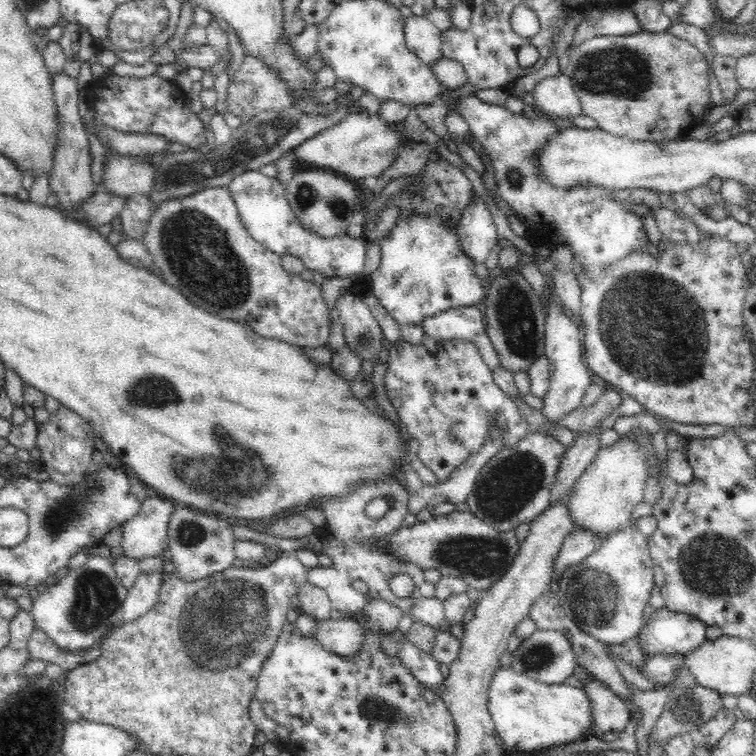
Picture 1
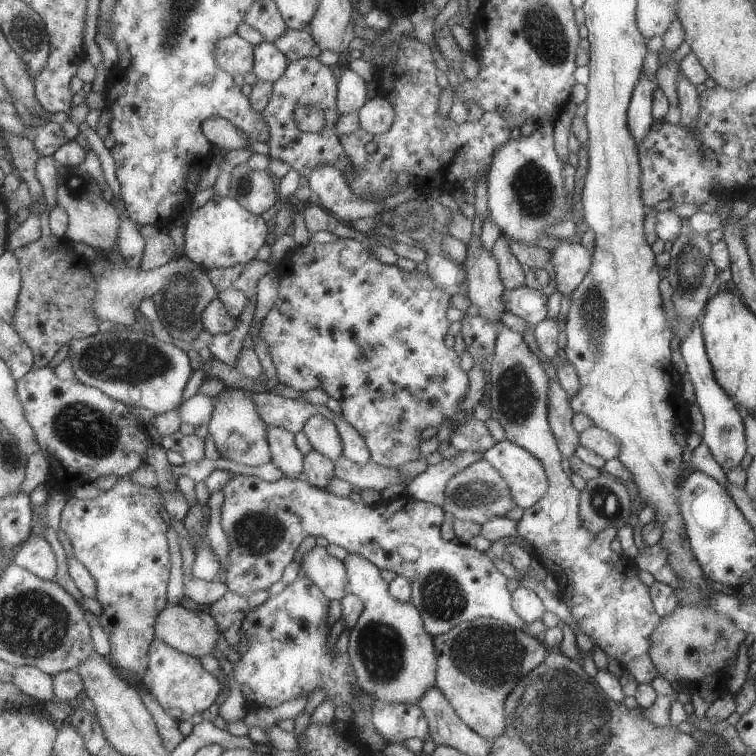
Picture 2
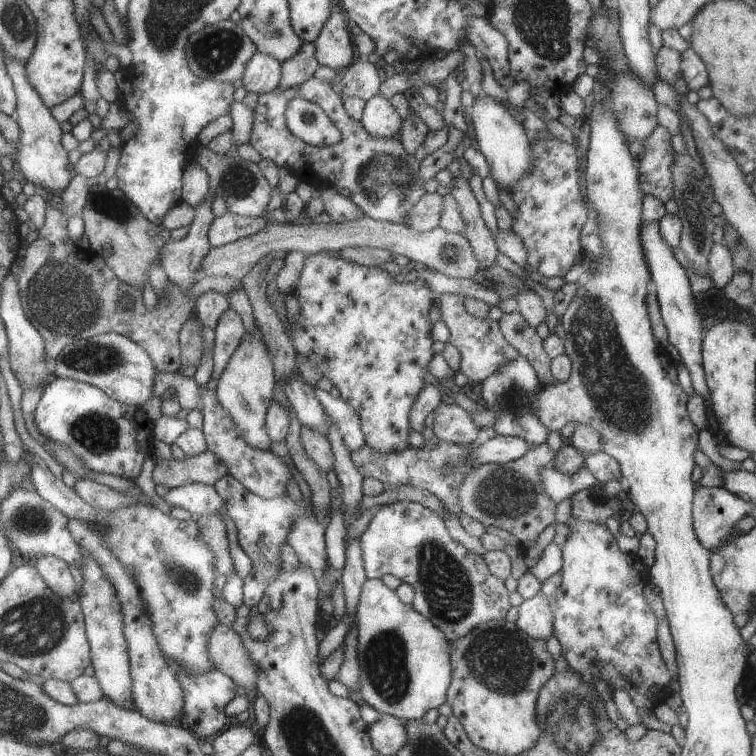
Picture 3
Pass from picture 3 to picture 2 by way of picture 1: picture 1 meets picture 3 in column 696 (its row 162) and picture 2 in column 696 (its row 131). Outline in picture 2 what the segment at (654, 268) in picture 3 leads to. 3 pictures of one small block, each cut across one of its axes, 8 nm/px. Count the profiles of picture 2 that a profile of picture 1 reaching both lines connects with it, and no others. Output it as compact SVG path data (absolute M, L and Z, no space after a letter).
M700 319L694 324L688 337L680 343L680 351L686 361L686 377L694 385L697 403L704 415L705 430L701 435L708 445L718 465L726 472L739 466L747 453L745 422L736 409L734 400L720 387L716 381L708 354L705 350Z

